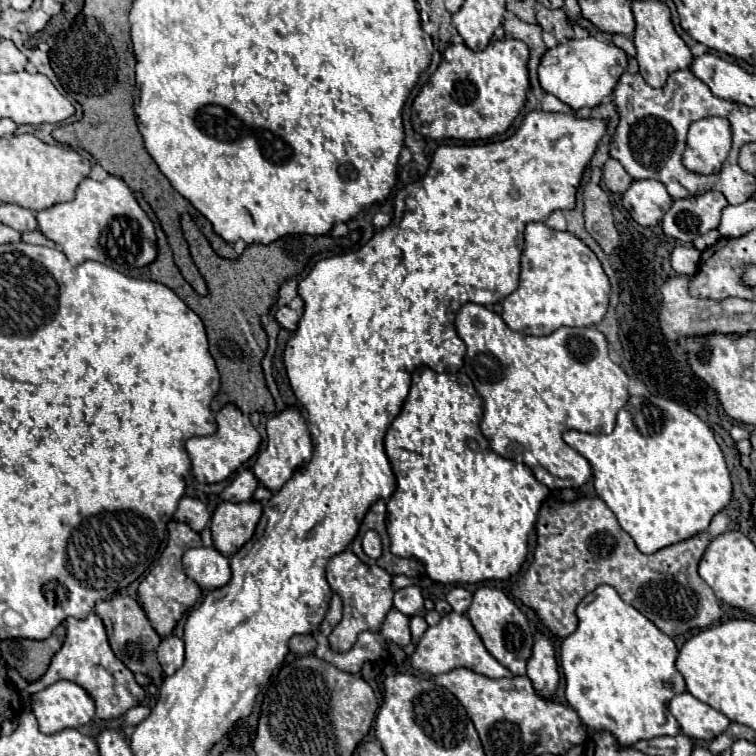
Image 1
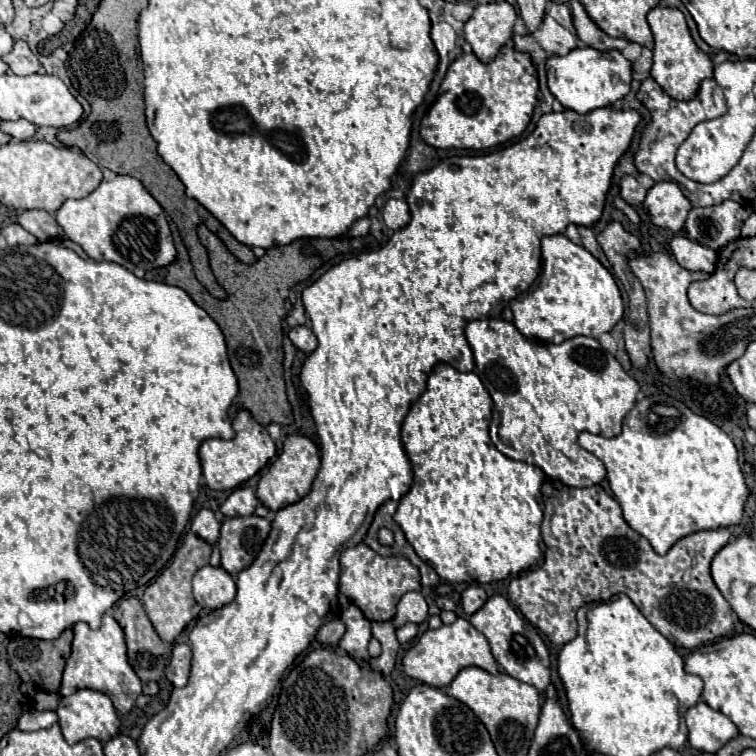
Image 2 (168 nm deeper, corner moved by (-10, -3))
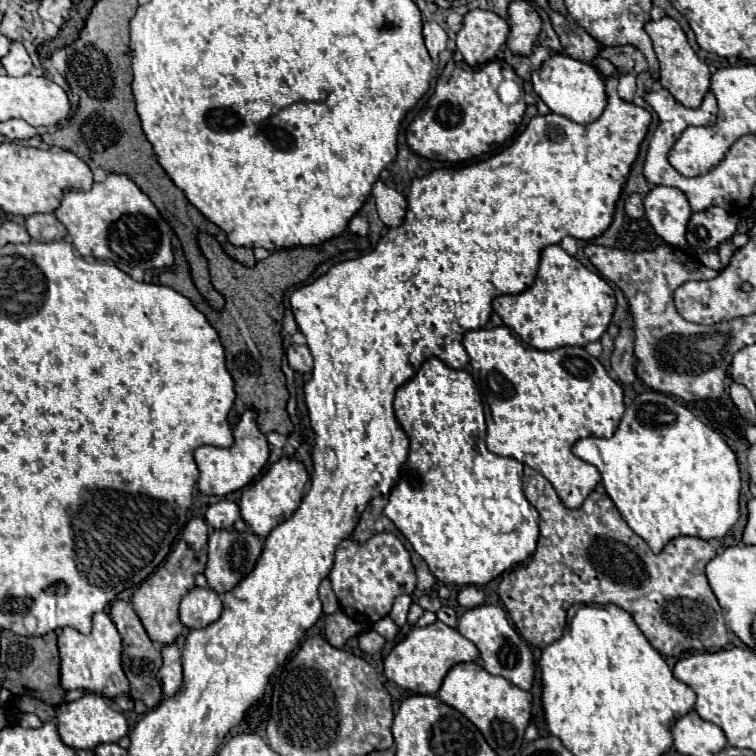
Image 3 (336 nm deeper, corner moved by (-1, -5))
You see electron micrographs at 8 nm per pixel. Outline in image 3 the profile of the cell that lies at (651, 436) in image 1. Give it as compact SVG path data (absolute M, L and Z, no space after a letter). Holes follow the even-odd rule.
M643 392L625 410L623 420L611 438L581 438L573 446L575 456L593 464L603 478L603 486L629 528L639 534L657 554L677 536L697 536L701 540L723 538L739 520L741 474L735 452L691 410L677 404L667 394Z

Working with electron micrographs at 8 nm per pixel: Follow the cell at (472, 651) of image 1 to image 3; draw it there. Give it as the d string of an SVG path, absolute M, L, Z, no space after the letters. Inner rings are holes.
M435 622L431 626L419 628L413 626L403 640L399 640L393 650L387 654L383 662L383 674L387 680L395 682L397 686L411 690L415 694L429 694L435 696L441 688L441 680L445 678L447 670L459 662L475 662L479 658L477 646L463 638L455 628L449 628L443 622Z

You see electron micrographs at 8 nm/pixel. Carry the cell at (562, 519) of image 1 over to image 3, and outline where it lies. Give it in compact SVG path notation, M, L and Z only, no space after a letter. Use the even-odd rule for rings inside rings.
M525 466L523 474L523 492L541 516L539 542L527 566L519 566L501 576L499 598L505 604L515 628L529 644L545 648L549 642L561 638L565 614L571 604L615 604L631 614L649 644L663 656L679 656L687 650L713 650L727 646L729 638L723 612L705 576L705 566L715 556L715 548L709 542L679 536L673 538L659 554L653 554L647 542L627 526L607 494L591 492L581 508L569 510L559 500L551 482L529 466Z

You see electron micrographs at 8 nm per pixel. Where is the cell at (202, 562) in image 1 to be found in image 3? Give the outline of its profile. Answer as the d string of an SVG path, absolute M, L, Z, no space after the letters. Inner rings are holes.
M193 588L179 606L181 624L189 630L199 630L213 624L221 616L221 598L211 588Z

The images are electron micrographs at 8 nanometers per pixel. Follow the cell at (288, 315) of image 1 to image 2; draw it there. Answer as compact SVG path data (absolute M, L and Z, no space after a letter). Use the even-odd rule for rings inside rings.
M294 326L294 328L290 328L288 338L302 352L312 352L318 346L318 340L316 340L314 332L308 326Z

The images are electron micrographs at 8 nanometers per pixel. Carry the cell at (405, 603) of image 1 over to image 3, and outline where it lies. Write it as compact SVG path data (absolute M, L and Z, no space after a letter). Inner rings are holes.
M401 594L395 604L393 604L393 610L391 610L391 620L397 624L397 626L403 626L407 622L407 612L409 612L409 606L411 606L411 596L407 594Z

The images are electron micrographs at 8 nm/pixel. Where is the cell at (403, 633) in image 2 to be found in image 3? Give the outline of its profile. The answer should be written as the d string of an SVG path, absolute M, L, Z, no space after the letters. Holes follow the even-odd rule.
M385 616L385 618L376 622L374 624L374 629L386 640L395 639L397 637L397 632L399 632L397 624L395 624L389 616Z

